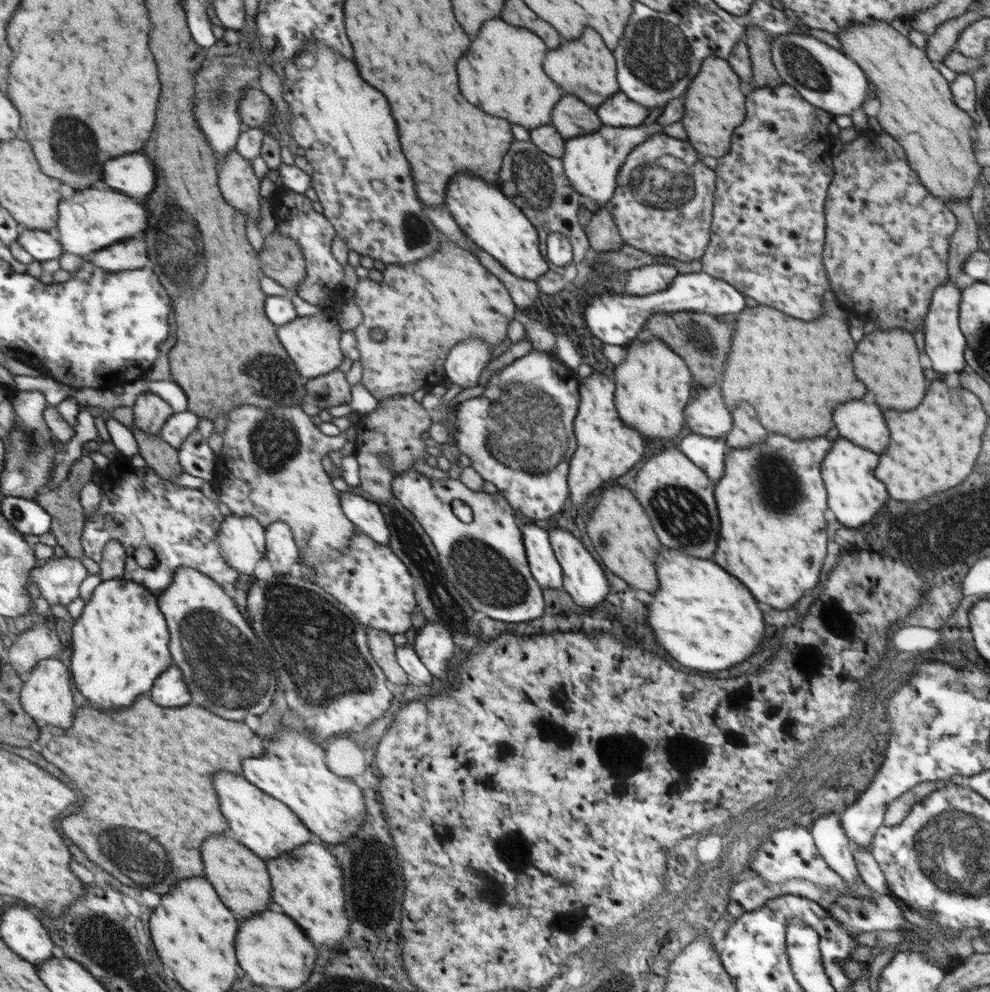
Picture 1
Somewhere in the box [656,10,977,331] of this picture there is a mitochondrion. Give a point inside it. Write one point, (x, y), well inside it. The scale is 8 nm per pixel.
(800, 63)

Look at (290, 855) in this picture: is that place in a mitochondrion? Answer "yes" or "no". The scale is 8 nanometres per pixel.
no

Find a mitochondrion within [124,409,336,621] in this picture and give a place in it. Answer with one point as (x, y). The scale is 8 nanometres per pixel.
(273, 441)

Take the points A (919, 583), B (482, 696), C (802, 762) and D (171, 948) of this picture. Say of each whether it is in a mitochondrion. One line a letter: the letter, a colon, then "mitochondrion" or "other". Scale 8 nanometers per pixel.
A: other
B: other
C: mitochondrion
D: other

